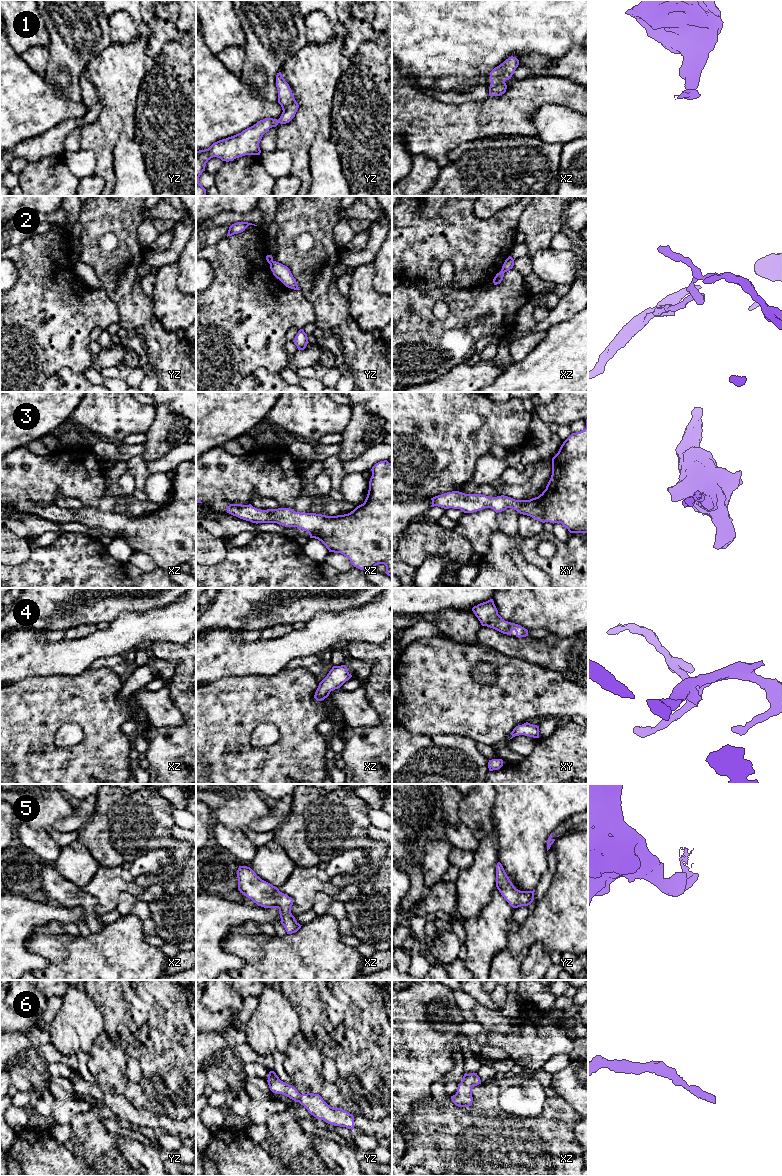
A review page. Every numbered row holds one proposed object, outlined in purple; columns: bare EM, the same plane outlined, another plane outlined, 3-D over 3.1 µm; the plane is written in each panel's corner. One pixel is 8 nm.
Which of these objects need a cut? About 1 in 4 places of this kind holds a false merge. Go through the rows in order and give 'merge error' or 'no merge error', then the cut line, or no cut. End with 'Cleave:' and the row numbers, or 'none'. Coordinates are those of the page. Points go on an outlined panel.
1: no merge error | no cut
2: merge error | xz (501, 270), (504, 272)
3: no merge error | no cut
4: no merge error | no cut
5: no merge error | no cut
6: no merge error | no cut
Cleave: 2

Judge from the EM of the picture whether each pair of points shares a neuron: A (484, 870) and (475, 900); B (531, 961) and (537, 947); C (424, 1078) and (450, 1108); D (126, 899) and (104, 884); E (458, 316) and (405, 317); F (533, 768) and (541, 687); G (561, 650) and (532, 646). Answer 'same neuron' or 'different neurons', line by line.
A: same neuron
B: same neuron
C: different neurons
D: different neurons
E: same neuron
F: different neurons
G: same neuron

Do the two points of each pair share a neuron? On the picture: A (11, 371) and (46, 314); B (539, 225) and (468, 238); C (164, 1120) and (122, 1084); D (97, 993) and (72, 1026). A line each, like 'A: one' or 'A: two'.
A: one
B: two
C: two
D: two

